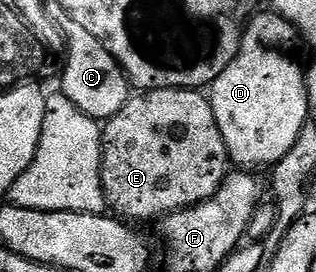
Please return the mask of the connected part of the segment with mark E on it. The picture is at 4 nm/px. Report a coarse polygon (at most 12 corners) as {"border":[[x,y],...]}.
{"border":[[135,93],[102,126],[123,219],[213,198],[231,169],[210,99]]}

